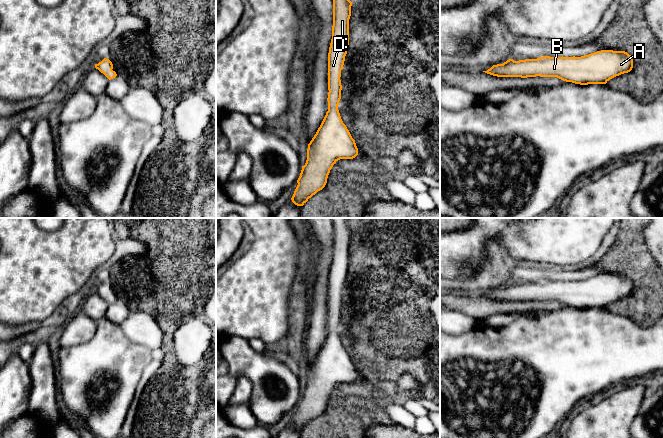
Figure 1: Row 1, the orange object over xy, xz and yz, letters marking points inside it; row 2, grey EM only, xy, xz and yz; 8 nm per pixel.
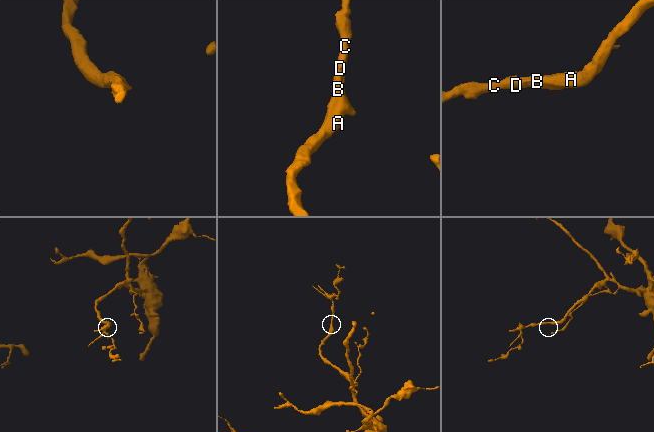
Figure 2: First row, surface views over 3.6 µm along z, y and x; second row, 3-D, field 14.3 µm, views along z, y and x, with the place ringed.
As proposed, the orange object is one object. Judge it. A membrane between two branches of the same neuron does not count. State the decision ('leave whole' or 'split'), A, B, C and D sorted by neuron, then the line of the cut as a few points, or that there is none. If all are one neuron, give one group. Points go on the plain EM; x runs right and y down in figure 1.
leave whole; groups A B C D; cut none

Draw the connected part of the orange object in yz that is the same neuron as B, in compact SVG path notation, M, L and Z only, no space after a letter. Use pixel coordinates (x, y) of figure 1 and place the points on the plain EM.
M601 274L589 279L584 279L581 281L550 281L544 280L539 281L537 283L525 283L514 285L513 283L509 283L503 288L493 289L487 295L483 295L487 298L497 300L497 301L557 301L566 306L572 306L580 309L588 309L588 308L606 308L610 303L619 300L624 297L628 297L633 292L633 283L631 279L629 279L625 275L613 275L613 274Z

